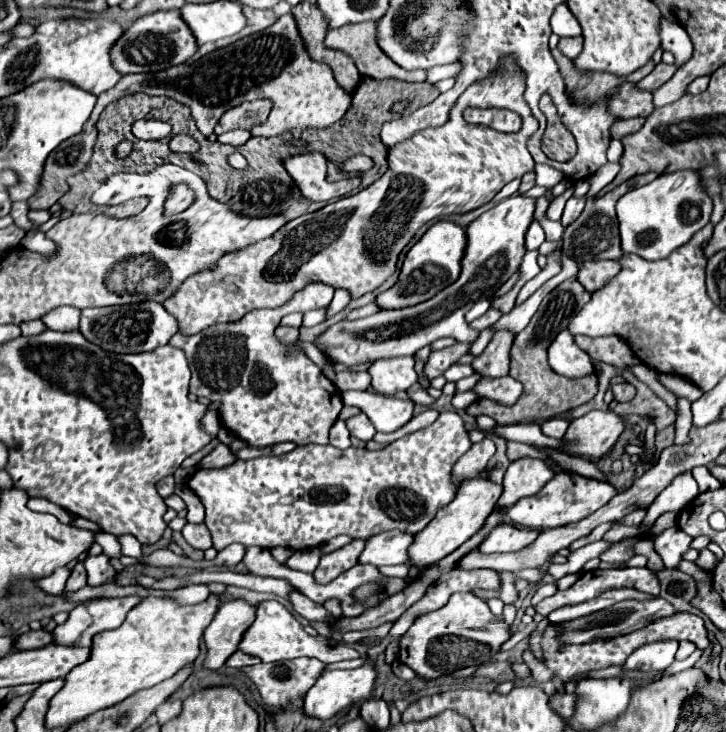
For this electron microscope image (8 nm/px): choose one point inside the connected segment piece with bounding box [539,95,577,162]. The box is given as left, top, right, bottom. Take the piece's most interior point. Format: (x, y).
(558, 142)

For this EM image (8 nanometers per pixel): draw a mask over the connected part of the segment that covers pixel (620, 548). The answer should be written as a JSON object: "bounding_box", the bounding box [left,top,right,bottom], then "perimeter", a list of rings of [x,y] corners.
{"bounding_box":[601,538,633,564],"perimeter":[[[627,538],[627,540],[621,540],[621,542],[613,544],[607,552],[603,552],[603,554],[601,554],[601,560],[609,560],[609,562],[617,562],[617,564],[621,564],[621,562],[629,560],[629,558],[633,556],[633,552],[631,552],[631,544],[633,544],[633,540],[631,540],[631,538]]]}

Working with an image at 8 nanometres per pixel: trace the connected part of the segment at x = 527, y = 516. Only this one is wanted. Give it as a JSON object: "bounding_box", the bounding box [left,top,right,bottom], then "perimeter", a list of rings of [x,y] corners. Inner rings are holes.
{"bounding_box":[507,472,613,528],"perimeter":[[[559,472],[553,480],[549,480],[543,486],[543,492],[539,496],[529,496],[527,500],[519,500],[515,508],[507,510],[507,520],[513,520],[521,526],[531,528],[557,528],[571,522],[579,522],[585,516],[593,514],[601,506],[605,506],[613,498],[613,486],[595,478],[585,478],[573,472]]]}

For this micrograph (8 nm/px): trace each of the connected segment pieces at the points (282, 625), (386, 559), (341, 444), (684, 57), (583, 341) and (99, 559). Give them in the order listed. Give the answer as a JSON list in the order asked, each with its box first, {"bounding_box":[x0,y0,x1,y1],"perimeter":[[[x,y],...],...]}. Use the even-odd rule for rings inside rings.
[{"bounding_box":[239,600,359,664],"perimeter":[[[265,600],[255,606],[255,622],[245,630],[243,640],[239,644],[239,650],[251,656],[259,656],[263,662],[277,662],[277,660],[289,660],[289,658],[299,658],[299,656],[313,656],[321,660],[323,664],[339,662],[339,660],[353,660],[359,658],[359,652],[345,646],[343,642],[337,642],[333,638],[323,638],[323,636],[309,636],[301,624],[293,618],[291,612],[285,610],[275,600]]]},{"bounding_box":[359,532,413,568],"perimeter":[[[381,532],[367,540],[365,550],[359,556],[359,564],[373,564],[377,568],[385,564],[405,564],[411,540],[413,536],[405,532]]]},{"bounding_box":[329,420,351,448],"perimeter":[[[337,420],[337,422],[331,426],[331,432],[329,432],[329,444],[335,446],[335,448],[349,448],[349,446],[351,446],[349,430],[347,430],[347,426],[345,426],[343,420]]]},{"bounding_box":[659,16,693,68],"perimeter":[[[661,16],[661,20],[659,20],[659,28],[669,30],[669,32],[661,32],[661,48],[673,52],[675,66],[679,68],[683,62],[687,62],[691,58],[691,52],[693,52],[691,40],[677,22],[673,22],[665,16]]]},{"bounding_box":[575,336,639,368],"perimeter":[[[575,336],[575,344],[585,350],[591,360],[607,362],[617,368],[627,368],[631,364],[639,364],[637,356],[631,352],[631,348],[617,336],[607,338],[589,338],[589,336]]]},{"bounding_box":[83,554,115,586],"perimeter":[[[99,554],[99,556],[85,556],[83,560],[85,564],[85,570],[87,570],[87,576],[89,576],[89,584],[91,586],[99,586],[99,584],[105,584],[105,582],[111,582],[115,578],[115,570],[109,566],[109,560],[105,554]]]}]

